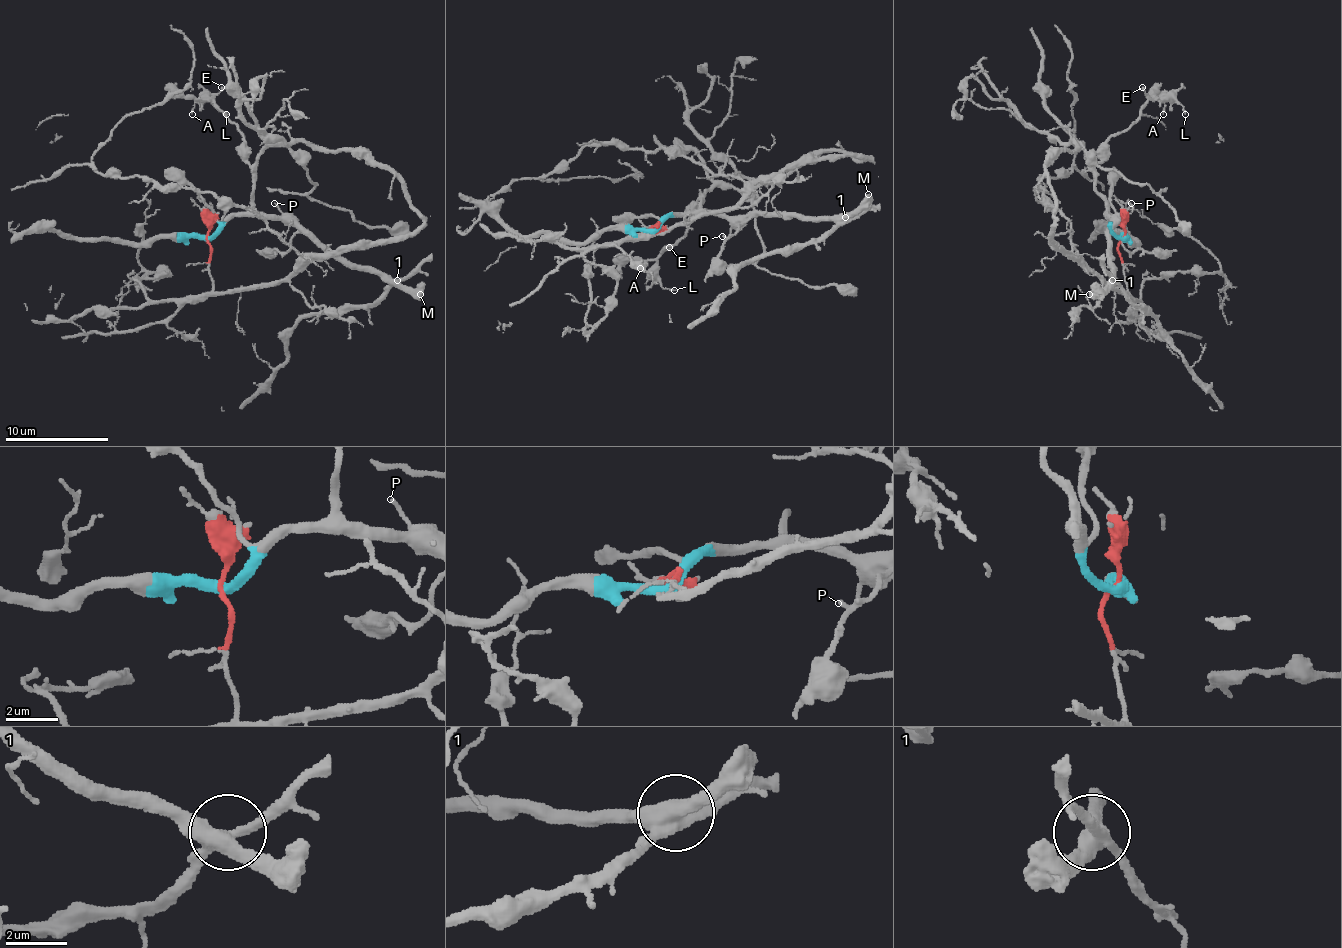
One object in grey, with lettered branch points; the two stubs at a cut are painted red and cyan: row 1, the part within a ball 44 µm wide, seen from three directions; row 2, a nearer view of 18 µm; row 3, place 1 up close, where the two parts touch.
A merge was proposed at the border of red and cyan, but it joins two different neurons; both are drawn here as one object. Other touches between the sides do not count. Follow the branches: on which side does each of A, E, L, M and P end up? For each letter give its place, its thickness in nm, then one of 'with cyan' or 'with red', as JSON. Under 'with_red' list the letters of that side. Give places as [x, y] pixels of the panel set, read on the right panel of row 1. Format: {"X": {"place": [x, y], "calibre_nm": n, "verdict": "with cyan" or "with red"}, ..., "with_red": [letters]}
{"A": {"place": [1163, 114], "calibre_nm": 120, "verdict": "with cyan"}, "E": {"place": [1142, 87], "calibre_nm": 160, "verdict": "with cyan"}, "L": {"place": [1185, 114], "calibre_nm": 130, "verdict": "with cyan"}, "M": {"place": [1089, 294], "calibre_nm": 650, "verdict": "with cyan"}, "P": {"place": [1131, 203], "calibre_nm": 130, "verdict": "with cyan"}, "with_red": []}

